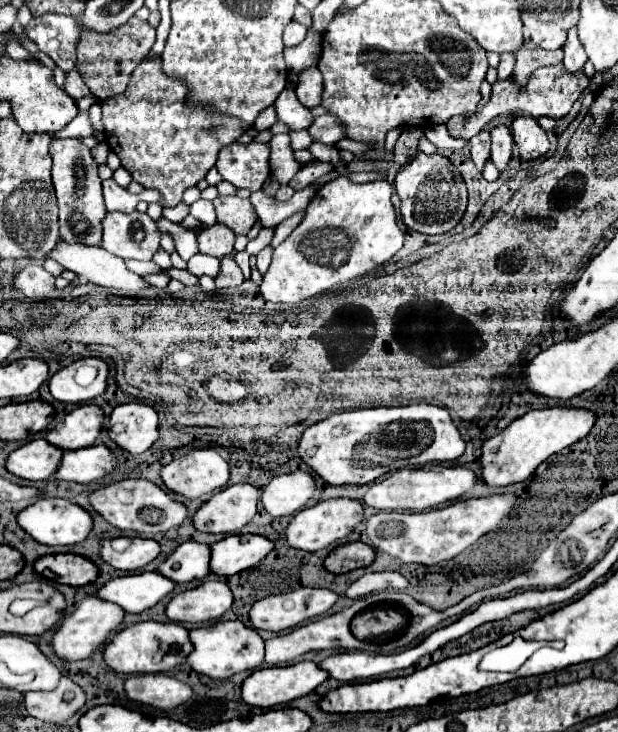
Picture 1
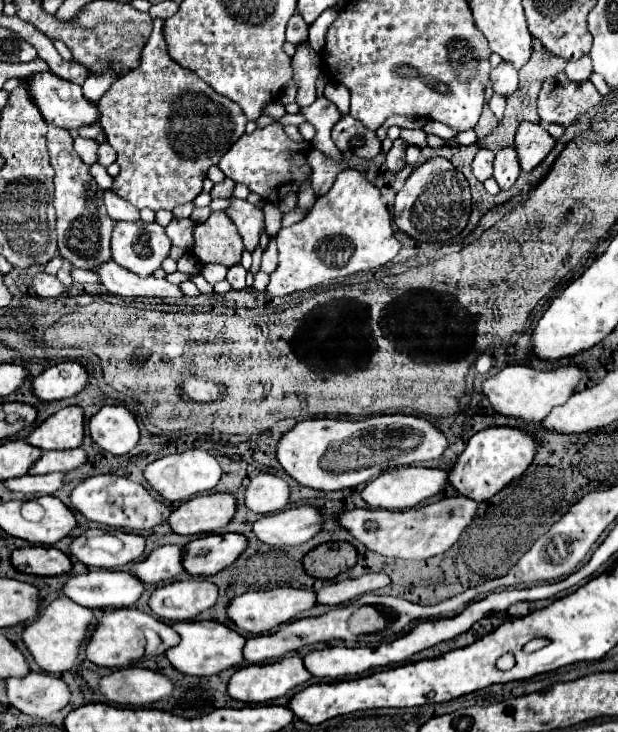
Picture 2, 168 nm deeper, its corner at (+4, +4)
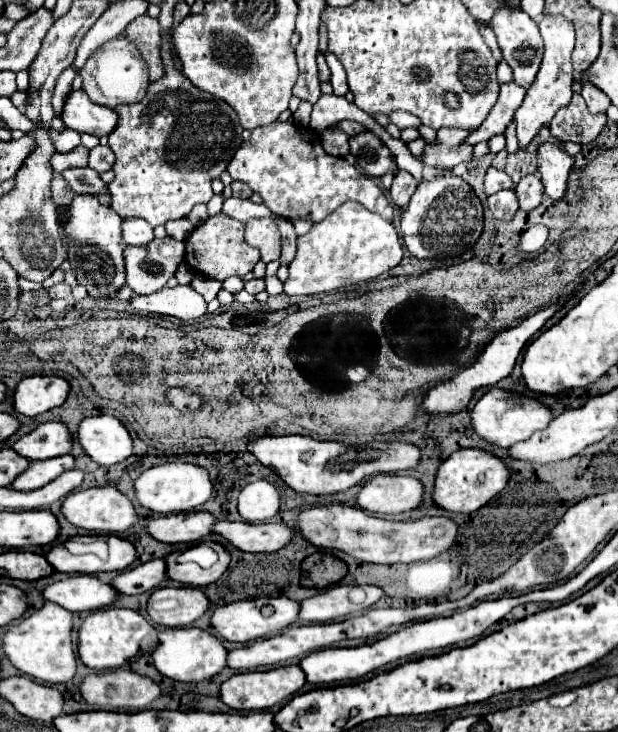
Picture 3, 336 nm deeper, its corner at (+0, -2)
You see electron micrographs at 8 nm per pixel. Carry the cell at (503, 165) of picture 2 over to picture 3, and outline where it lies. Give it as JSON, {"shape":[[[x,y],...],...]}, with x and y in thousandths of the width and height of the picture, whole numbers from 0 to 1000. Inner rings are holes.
{"shape":[[[853,239],[846,242],[837,255],[833,255],[833,264],[837,264],[837,272],[840,272],[840,286],[846,288],[859,288],[866,283],[875,280],[879,275],[879,250],[869,239]]]}

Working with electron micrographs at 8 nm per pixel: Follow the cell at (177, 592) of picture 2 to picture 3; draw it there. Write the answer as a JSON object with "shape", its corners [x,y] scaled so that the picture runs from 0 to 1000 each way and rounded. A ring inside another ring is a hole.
{"shape":[[[312,802],[251,805],[238,821],[241,843],[261,857],[303,857],[338,829],[328,807]]]}

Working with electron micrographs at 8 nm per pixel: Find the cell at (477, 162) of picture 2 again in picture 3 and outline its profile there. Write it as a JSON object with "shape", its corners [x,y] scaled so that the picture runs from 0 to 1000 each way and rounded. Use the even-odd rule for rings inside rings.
{"shape":[[[794,228],[785,239],[785,264],[798,266],[811,258],[830,258],[830,247],[817,234],[807,234],[807,231]]]}

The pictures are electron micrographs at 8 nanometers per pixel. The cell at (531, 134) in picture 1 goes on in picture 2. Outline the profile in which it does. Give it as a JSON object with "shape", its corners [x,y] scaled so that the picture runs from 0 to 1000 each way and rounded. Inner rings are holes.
{"shape":[[[843,165],[833,182],[833,206],[840,212],[840,225],[846,234],[859,234],[872,225],[885,209],[895,204],[898,190],[869,168]]]}

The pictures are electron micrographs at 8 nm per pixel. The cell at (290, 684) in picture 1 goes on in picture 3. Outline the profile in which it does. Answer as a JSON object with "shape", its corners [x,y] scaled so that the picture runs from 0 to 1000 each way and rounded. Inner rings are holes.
{"shape":[[[461,908],[461,911],[435,914],[435,917],[403,917],[403,919],[387,919],[371,925],[354,941],[354,955],[367,966],[383,971],[422,971],[471,952],[490,936],[494,936],[494,919],[484,914],[484,908]]]}

